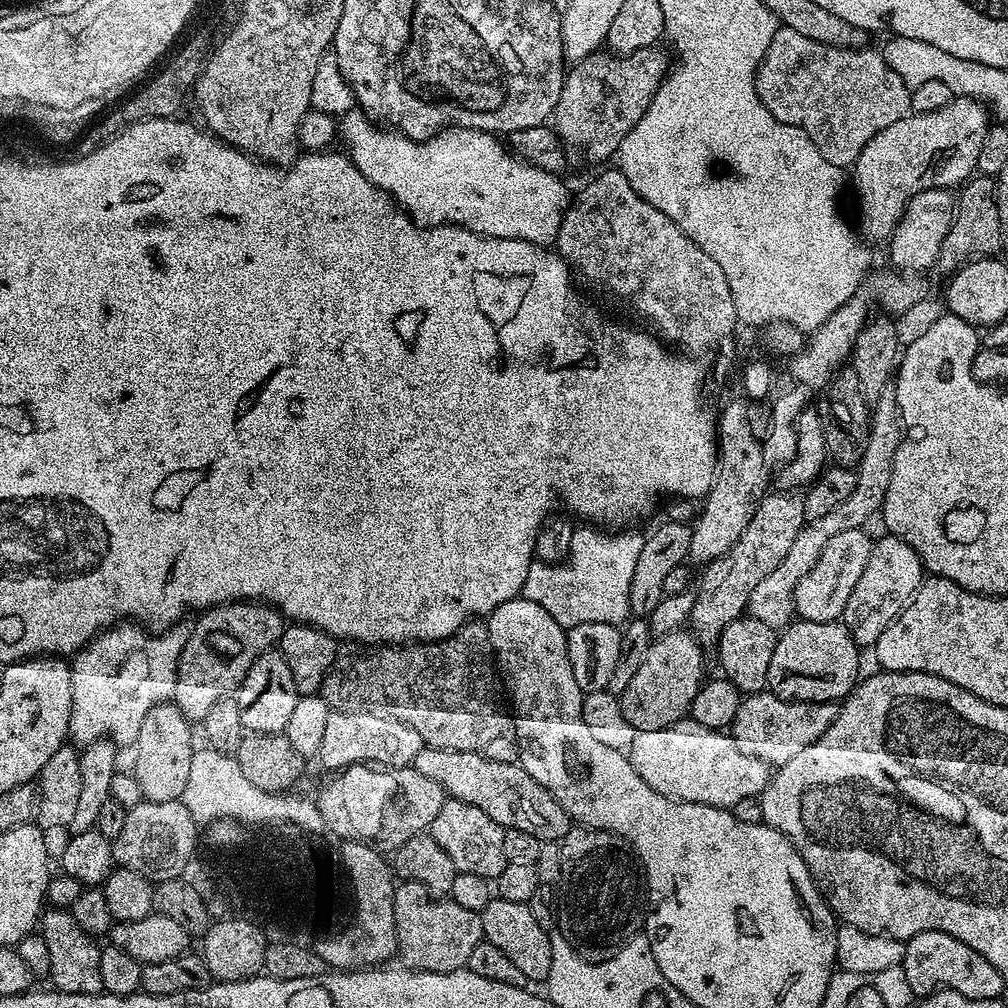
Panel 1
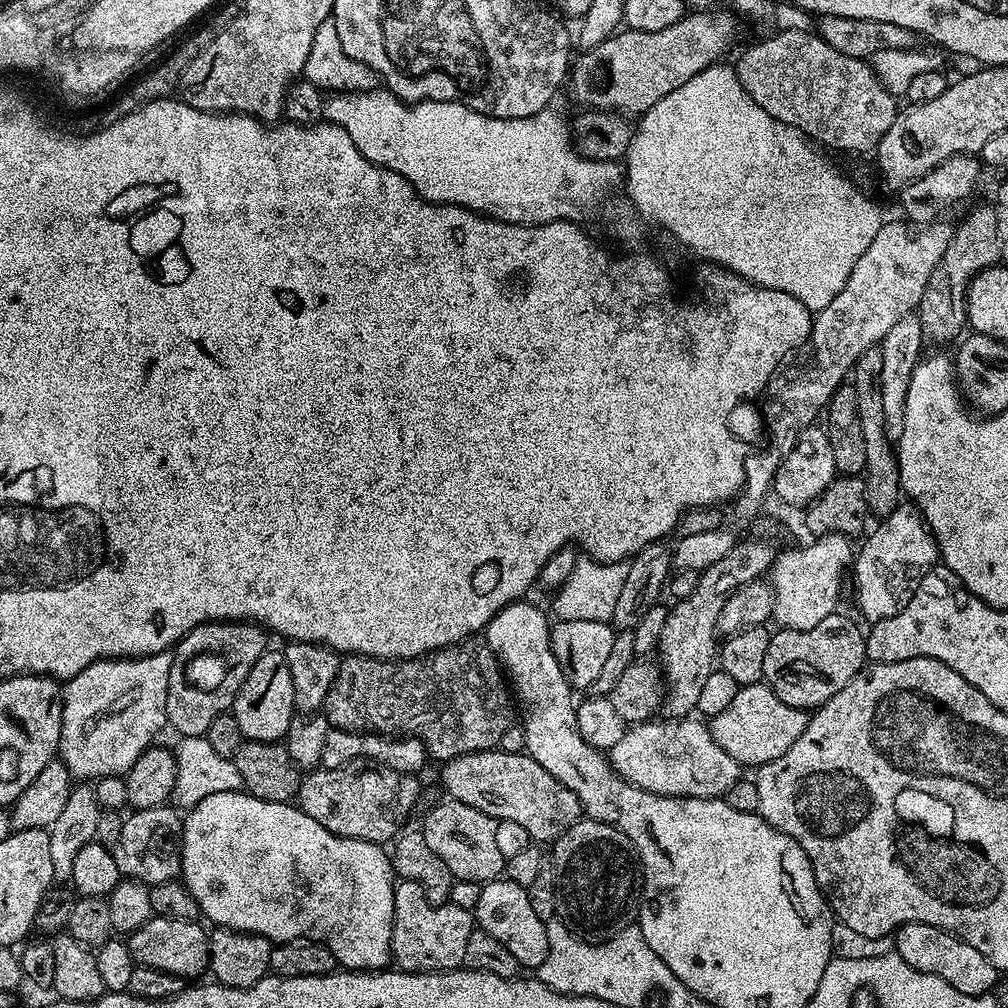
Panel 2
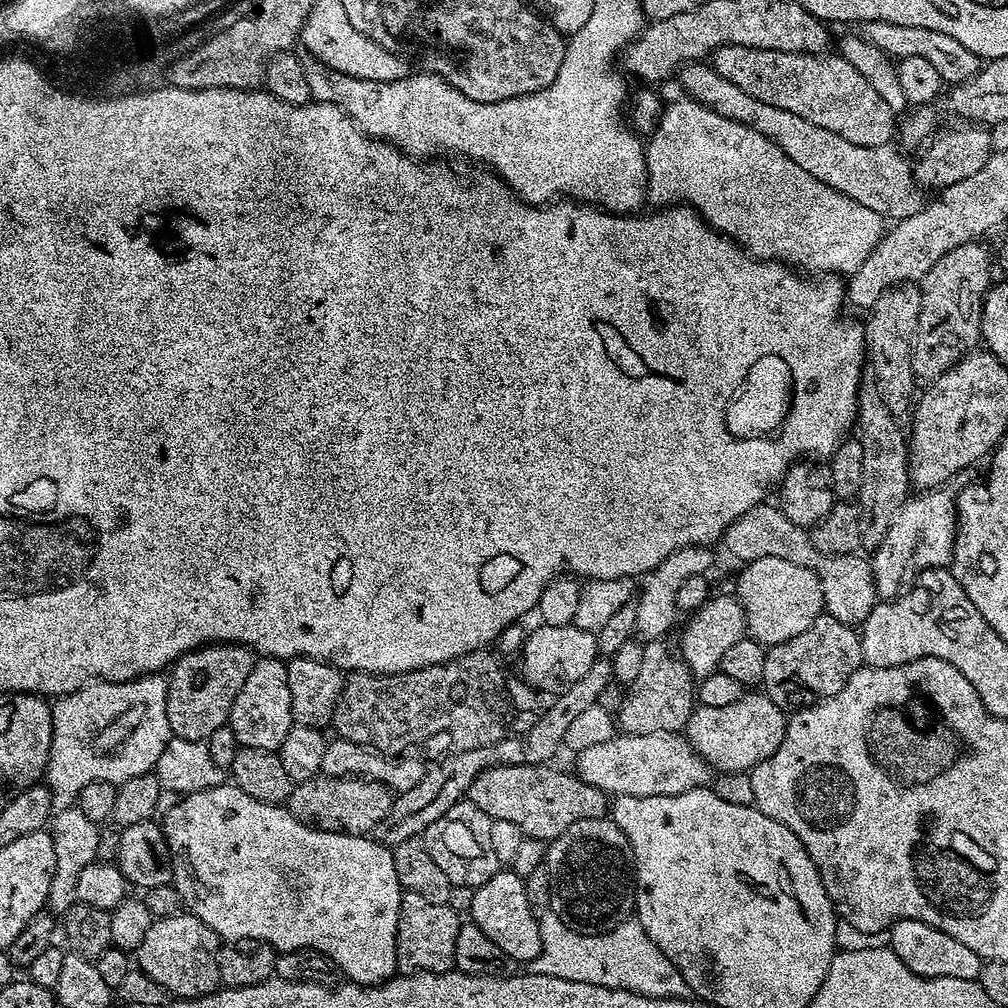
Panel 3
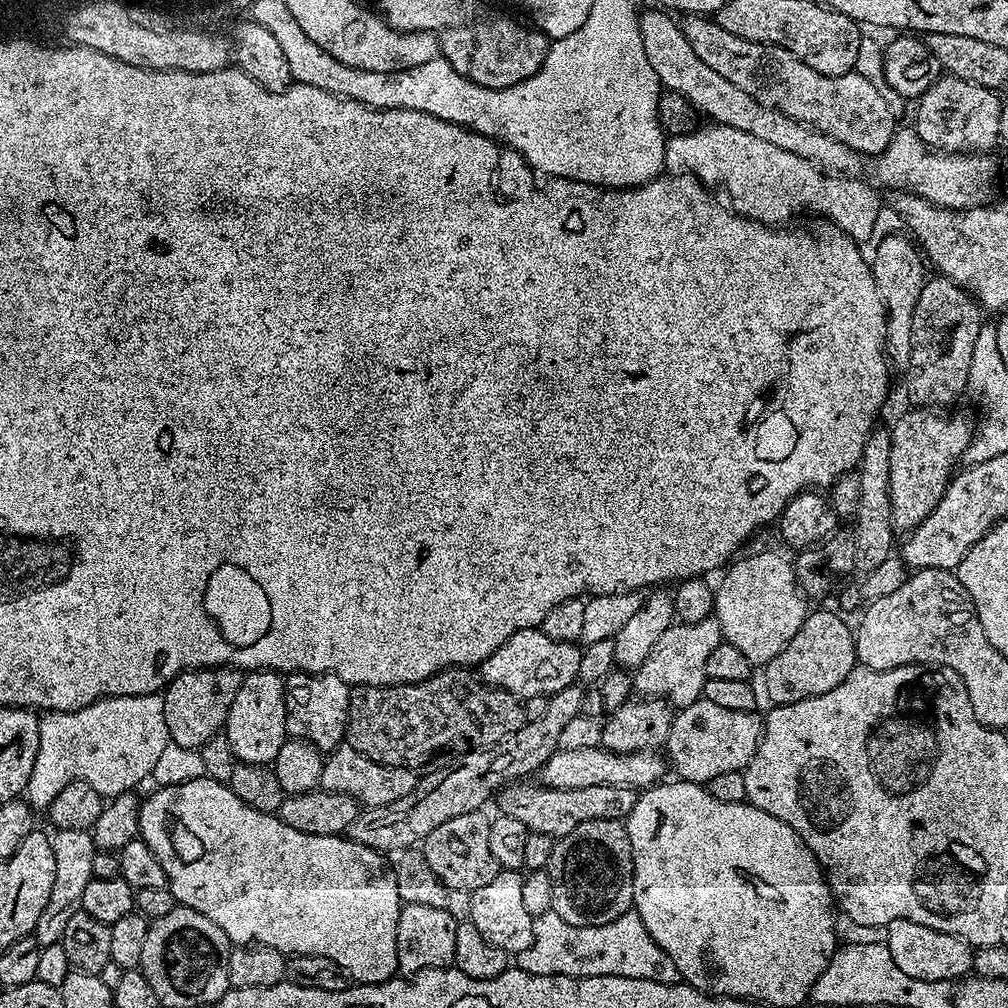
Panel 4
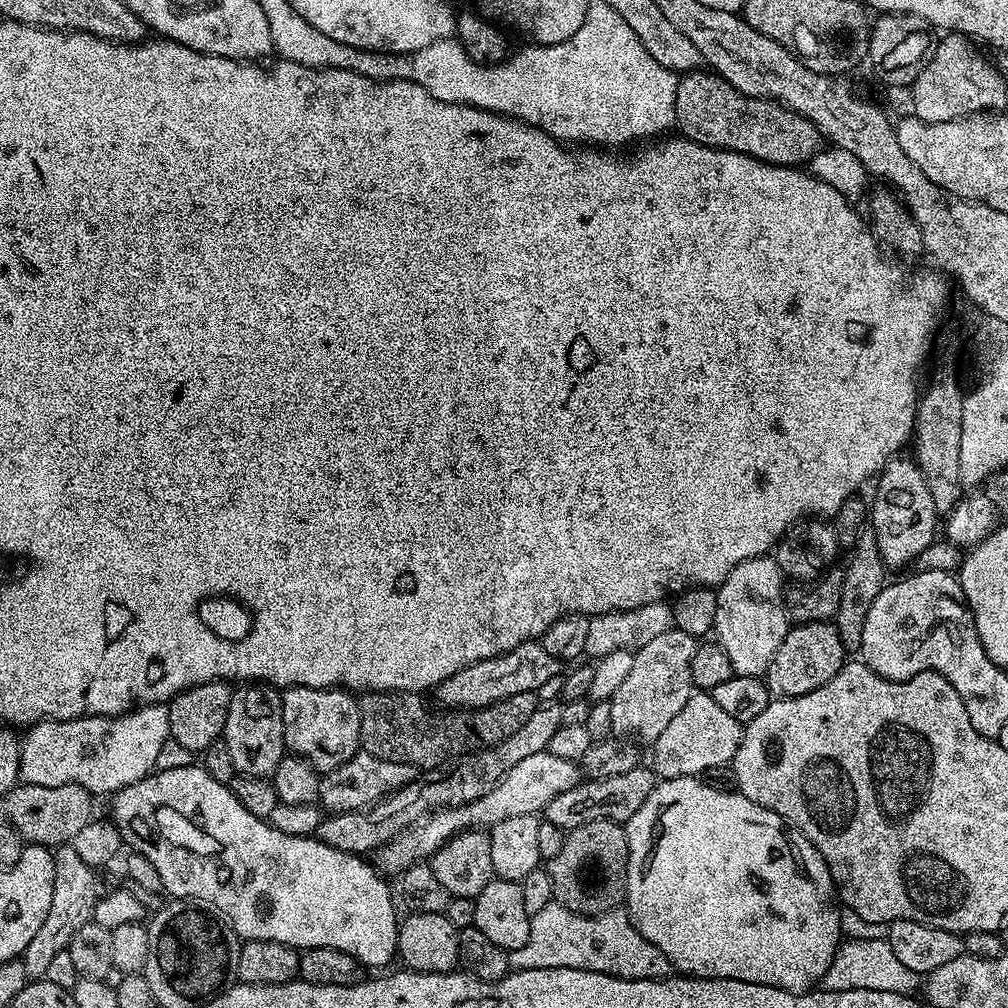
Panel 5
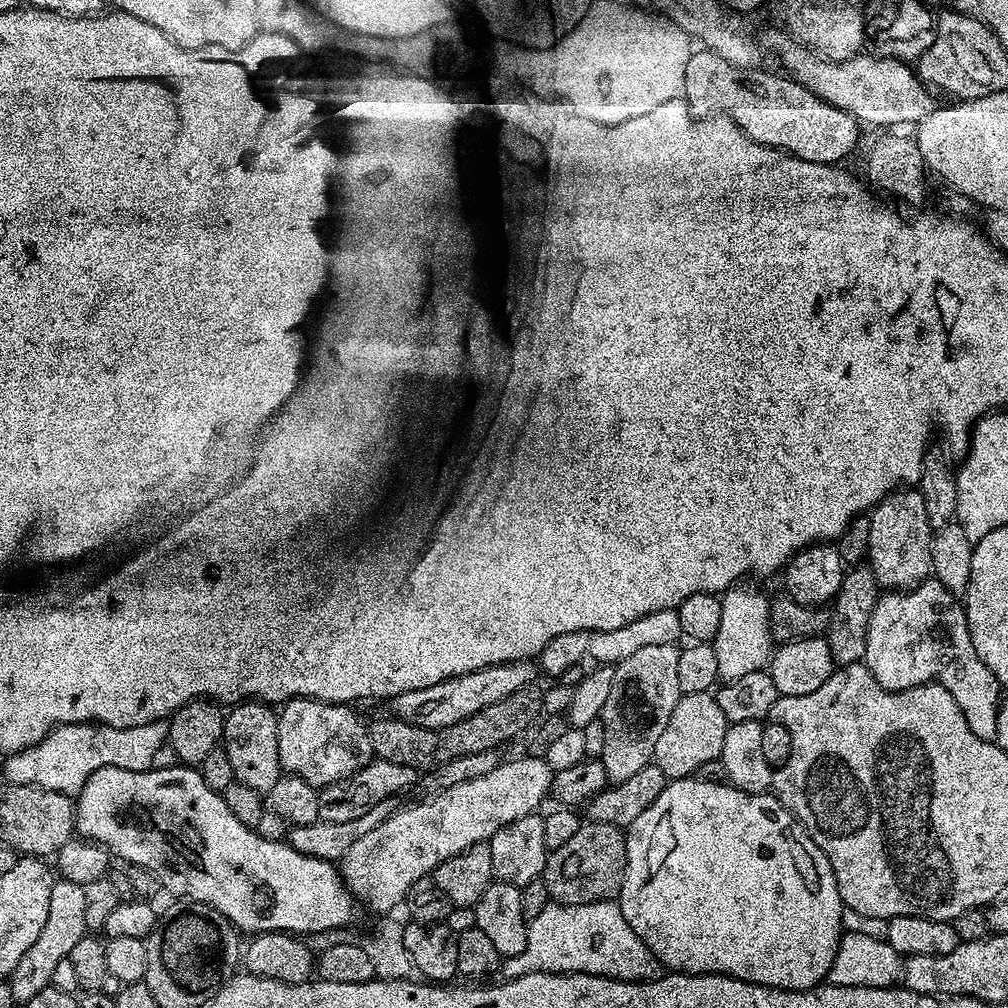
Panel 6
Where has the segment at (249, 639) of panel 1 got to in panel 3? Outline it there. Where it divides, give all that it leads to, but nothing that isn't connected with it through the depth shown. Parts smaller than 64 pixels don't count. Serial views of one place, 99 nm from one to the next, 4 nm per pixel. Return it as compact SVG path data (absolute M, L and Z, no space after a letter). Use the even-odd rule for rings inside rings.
M227 642L205 644L203 648L179 656L166 676L166 718L170 718L173 737L207 741L214 730L225 727L232 713L234 698L238 698L238 690L242 690L242 682L250 678L250 670L256 662L252 649Z

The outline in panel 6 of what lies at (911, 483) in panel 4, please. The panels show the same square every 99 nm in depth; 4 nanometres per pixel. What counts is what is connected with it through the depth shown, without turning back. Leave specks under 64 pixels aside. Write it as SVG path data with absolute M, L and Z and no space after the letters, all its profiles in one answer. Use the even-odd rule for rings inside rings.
M904 486L889 492L868 516L867 563L876 575L876 582L884 590L917 588L933 575L931 546L934 530L926 518L926 502L915 487Z

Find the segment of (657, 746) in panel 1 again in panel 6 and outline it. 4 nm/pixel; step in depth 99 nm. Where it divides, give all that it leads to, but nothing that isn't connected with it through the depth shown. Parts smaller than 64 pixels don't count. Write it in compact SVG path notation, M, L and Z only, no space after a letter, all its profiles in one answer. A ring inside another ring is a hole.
M520 756L517 760L497 763L490 774L482 774L478 778L470 778L466 782L458 782L449 788L433 791L433 796L412 804L409 808L400 808L393 816L385 815L379 824L367 834L362 834L350 850L338 862L340 877L344 880L349 892L361 905L365 904L372 912L388 912L405 903L410 886L414 882L431 877L436 868L446 858L454 858L454 854L462 854L475 844L482 844L492 839L502 826L514 822L518 818L526 818L537 811L536 808L544 799L549 799L552 790L553 770L547 760L536 756Z

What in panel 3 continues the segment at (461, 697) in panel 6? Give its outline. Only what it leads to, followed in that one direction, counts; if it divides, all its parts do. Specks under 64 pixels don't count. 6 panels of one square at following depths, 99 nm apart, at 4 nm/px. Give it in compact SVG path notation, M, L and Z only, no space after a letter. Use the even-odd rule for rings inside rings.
M575 623L566 626L536 626L533 632L529 631L525 635L524 647L518 653L520 672L525 682L551 694L559 693L578 682L578 678L582 678L582 674L594 666L597 658L596 633L582 630Z

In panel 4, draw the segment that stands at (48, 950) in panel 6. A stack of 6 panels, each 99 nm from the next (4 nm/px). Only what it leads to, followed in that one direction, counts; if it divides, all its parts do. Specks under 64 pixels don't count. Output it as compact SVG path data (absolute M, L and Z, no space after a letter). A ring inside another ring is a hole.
M56 828L53 833L50 839L54 850L54 890L50 890L50 902L46 902L46 910L42 910L42 918L38 918L34 933L41 946L60 943L70 918L74 918L74 914L81 911L82 894L86 894L86 886L97 871L95 868L98 849L92 841L91 831Z

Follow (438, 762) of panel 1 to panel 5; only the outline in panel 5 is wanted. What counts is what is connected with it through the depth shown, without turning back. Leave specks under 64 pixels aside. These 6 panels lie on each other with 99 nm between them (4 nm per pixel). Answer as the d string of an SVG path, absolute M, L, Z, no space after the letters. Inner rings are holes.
M637 766L634 770L626 770L626 774L618 774L614 778L585 779L570 790L566 790L566 794L558 794L558 798L548 803L547 823L571 830L595 820L626 822L631 816L638 814L638 810L642 810L642 802L650 798L657 783L656 773L648 766Z

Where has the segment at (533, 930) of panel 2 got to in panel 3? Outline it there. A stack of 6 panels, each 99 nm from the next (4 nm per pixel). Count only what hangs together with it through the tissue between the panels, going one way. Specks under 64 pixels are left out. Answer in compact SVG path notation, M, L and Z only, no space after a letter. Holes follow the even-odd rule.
M501 870L480 888L475 889L470 911L471 923L476 924L514 962L527 962L538 958L542 950L542 934L538 914L526 898L525 877L511 870Z

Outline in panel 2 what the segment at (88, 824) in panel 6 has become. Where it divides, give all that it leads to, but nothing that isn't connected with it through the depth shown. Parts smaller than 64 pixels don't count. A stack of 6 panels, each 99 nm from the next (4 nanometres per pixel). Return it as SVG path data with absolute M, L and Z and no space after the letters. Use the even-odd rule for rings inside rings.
M239 790L210 794L192 808L187 809L182 820L184 833L180 836L180 876L182 883L194 894L198 902L200 915L206 921L213 920L213 925L222 928L233 928L236 932L249 932L255 936L265 936L273 945L289 944L292 940L316 940L324 944L334 954L341 969L353 972L379 972L393 963L392 927L394 926L394 890L398 877L392 870L392 857L379 844L365 840L355 840L345 836L336 836L326 826L318 826L310 814L306 814L292 802L270 802L259 800L249 792Z

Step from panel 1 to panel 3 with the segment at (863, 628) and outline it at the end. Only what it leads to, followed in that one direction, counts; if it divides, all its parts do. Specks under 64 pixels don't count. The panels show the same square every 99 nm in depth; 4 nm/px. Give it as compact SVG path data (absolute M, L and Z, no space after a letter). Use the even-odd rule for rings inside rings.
M952 486L924 490L909 498L902 510L898 510L890 522L890 530L886 530L882 542L870 556L874 586L881 601L895 600L926 569L951 565L956 541L957 495L957 489Z

